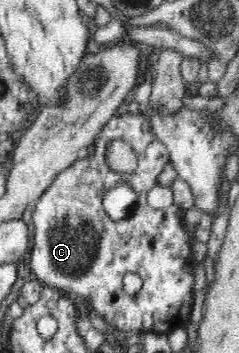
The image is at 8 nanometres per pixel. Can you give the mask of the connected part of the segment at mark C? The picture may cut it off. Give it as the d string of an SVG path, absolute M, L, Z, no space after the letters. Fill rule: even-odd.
M141 113L114 115L102 128L100 135L92 143L92 153L74 160L71 166L62 170L53 180L50 188L34 204L33 210L33 250L31 250L32 276L43 286L58 289L64 296L71 296L82 303L88 300L93 313L101 317L111 329L124 333L165 333L184 327L190 321L193 303L194 268L197 264L192 254L192 241L182 212L177 208L155 210L148 206L149 190L157 186L157 176L170 162L169 151L149 129L149 123ZM121 138L132 145L137 156L137 168L131 174L111 171L105 163L105 149L109 140ZM119 184L129 185L138 195L136 213L125 220L113 221L103 209L105 194ZM127 273L139 274L143 280L141 289L133 296L123 291L123 276Z

